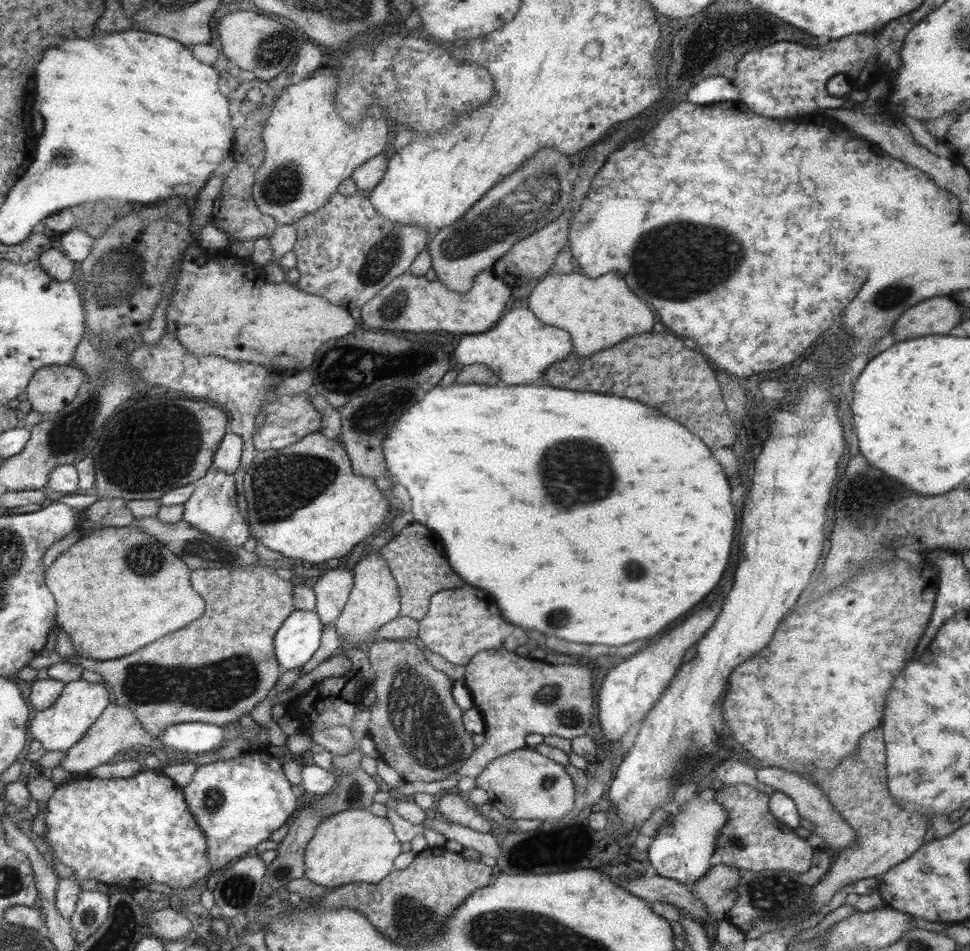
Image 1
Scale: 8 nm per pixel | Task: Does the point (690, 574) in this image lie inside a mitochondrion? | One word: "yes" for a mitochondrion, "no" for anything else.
no

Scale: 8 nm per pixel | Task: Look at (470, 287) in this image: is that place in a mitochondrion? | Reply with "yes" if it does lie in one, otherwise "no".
no

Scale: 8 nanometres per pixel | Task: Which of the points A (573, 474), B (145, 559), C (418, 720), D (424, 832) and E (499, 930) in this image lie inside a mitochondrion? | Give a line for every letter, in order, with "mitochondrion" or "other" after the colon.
A: mitochondrion
B: mitochondrion
C: mitochondrion
D: other
E: mitochondrion

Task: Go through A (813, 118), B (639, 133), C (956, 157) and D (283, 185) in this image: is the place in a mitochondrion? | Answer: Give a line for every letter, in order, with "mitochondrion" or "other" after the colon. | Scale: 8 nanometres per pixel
A: other
B: other
C: other
D: mitochondrion

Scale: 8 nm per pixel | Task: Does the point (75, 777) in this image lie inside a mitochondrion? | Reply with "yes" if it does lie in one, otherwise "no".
no

